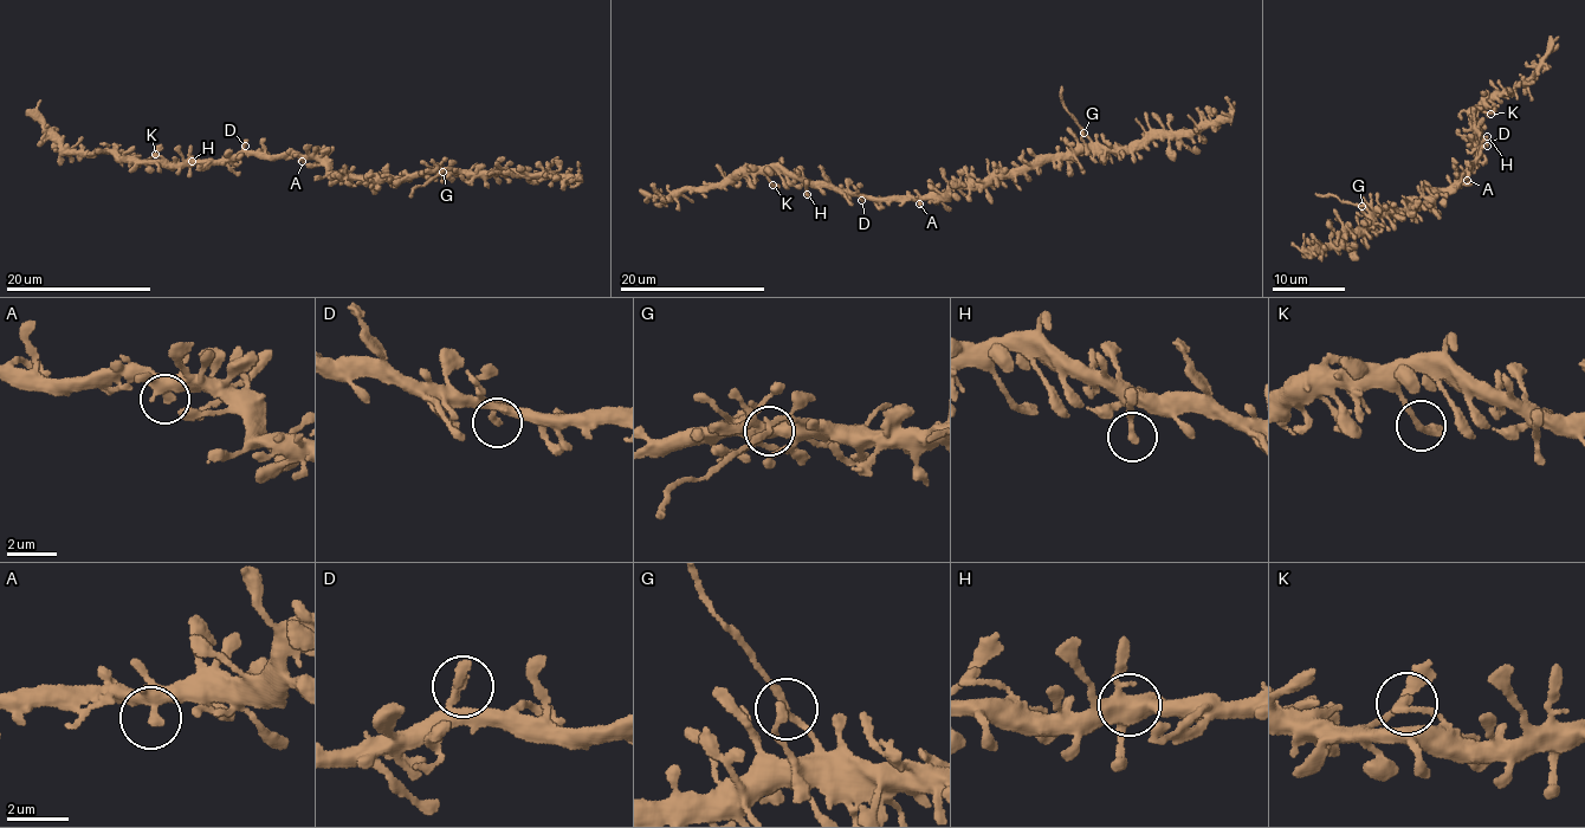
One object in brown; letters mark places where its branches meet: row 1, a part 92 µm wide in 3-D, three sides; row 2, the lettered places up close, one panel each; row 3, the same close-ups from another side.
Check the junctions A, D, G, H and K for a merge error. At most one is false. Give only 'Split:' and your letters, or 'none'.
Split: G

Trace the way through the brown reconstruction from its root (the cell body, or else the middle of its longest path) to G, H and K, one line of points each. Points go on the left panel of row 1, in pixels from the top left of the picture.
G: (322, 161), (330, 172), (370, 180), (408, 179), (450, 168), (442, 172)
H: (322, 161), (297, 155), (239, 151), (209, 163), (194, 162), (191, 166), (192, 161)
K: (322, 161), (297, 155), (239, 151), (222, 160), (147, 161), (155, 154)

